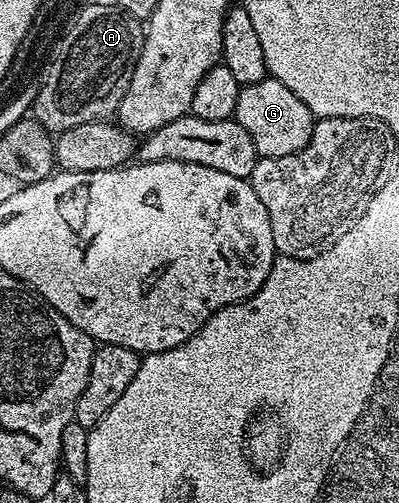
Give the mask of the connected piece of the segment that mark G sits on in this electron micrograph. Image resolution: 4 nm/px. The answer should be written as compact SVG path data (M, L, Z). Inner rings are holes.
M269 77L247 87L239 86L236 109L232 118L240 125L244 125L248 137L252 137L252 145L256 145L256 153L264 159L288 157L292 153L304 149L304 145L308 145L308 141L312 137L316 122L316 116L308 109L308 105L304 105L304 101L300 101L300 97L296 97L296 93L292 93L292 89L288 89L288 85Z

